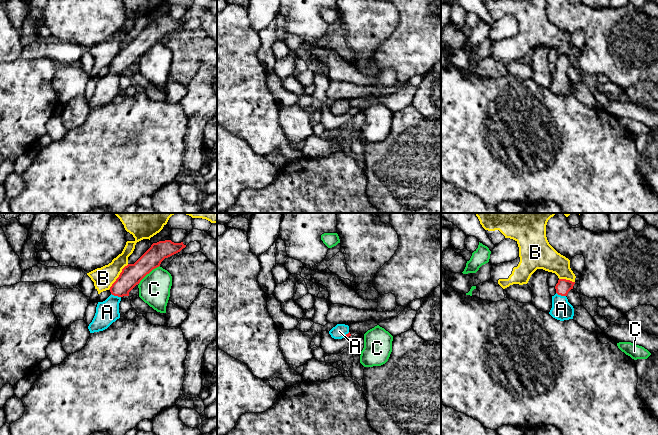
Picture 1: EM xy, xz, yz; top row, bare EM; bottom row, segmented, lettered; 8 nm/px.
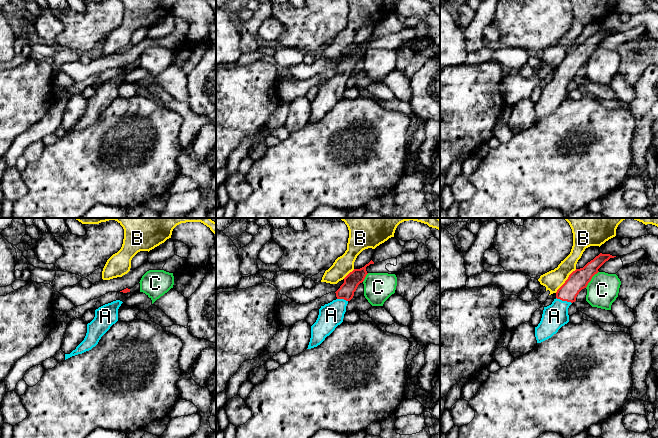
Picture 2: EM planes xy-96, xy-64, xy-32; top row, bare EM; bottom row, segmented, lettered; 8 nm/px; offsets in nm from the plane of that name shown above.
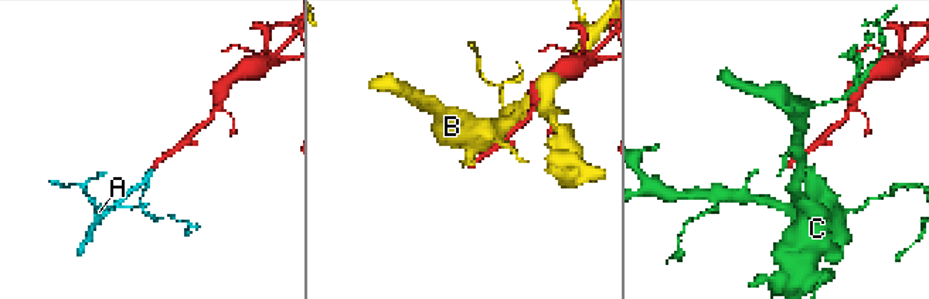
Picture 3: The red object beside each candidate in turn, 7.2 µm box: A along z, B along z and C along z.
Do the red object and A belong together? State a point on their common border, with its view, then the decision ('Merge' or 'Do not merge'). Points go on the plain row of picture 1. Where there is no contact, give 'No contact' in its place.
Touches red at xy (116, 71). Merge

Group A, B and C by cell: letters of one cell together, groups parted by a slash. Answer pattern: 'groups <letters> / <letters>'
groups A / B / C

